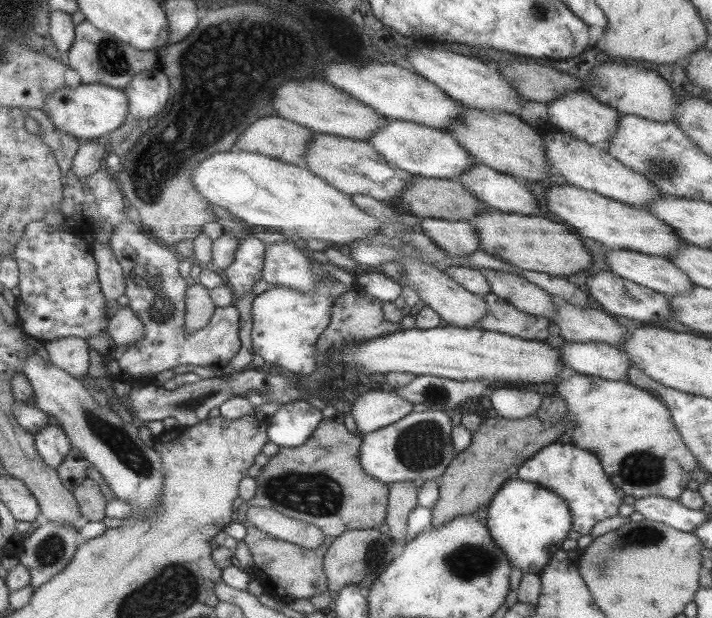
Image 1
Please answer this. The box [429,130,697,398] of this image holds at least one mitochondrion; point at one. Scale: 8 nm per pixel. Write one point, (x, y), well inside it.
(665, 167)

